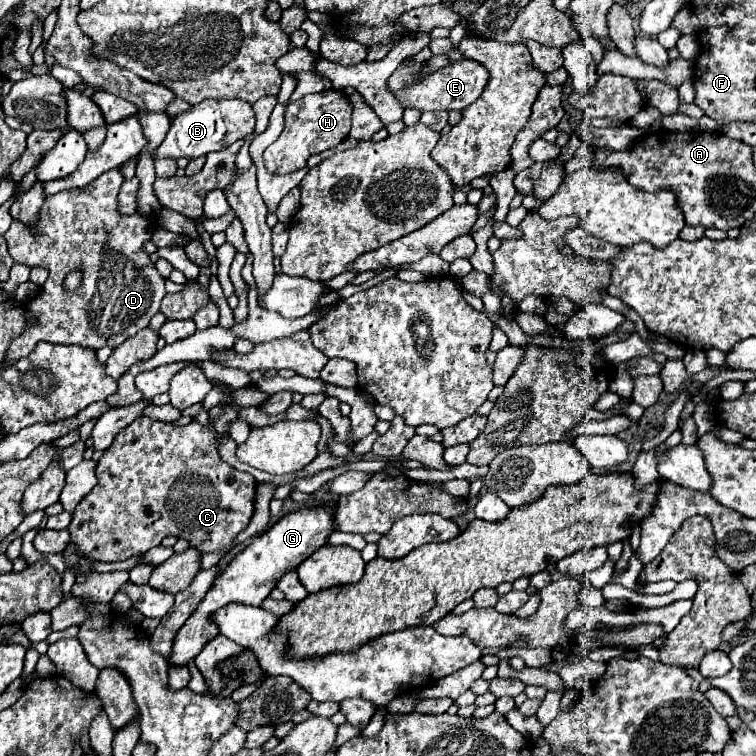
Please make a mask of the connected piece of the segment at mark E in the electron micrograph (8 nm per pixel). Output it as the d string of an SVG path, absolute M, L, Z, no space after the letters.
M405 58L401 62L401 66L389 76L387 86L395 94L397 102L403 108L415 108L421 112L427 112L427 110L463 110L481 96L483 88L487 86L487 80L489 80L487 68L475 60L469 60L469 58L451 62L445 68L433 70L425 76L421 76L421 72L423 72L423 62L415 62L413 58Z

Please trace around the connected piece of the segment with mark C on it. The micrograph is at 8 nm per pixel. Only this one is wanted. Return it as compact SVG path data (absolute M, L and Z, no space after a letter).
M227 408L221 418L211 420L213 428L205 428L195 420L179 428L141 416L121 430L97 462L97 486L79 502L69 524L71 542L79 546L79 552L93 556L97 562L117 562L145 554L153 546L159 546L165 536L185 538L203 554L231 550L239 532L247 528L255 512L257 488L257 480L251 474L231 468L217 452L215 432L227 432L229 422L237 418L237 410L239 408Z

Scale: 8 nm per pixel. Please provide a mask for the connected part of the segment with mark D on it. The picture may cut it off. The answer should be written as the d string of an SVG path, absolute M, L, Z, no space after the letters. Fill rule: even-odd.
M119 170L101 174L85 188L65 190L45 198L37 228L13 220L5 232L9 254L15 262L27 266L43 266L49 270L49 280L41 292L25 304L27 316L37 320L25 334L13 340L5 362L17 362L33 352L35 344L45 340L53 344L77 344L99 350L103 346L117 348L127 338L149 326L149 320L159 312L165 284L155 270L149 254L141 250L143 242L151 240L157 224L145 224L139 214L125 218L117 212L117 194L125 182ZM73 268L83 268L83 284L77 292L61 290L63 278Z

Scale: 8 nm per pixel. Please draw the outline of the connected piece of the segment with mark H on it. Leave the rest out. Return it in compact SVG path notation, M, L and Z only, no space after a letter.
M327 90L319 94L307 94L287 104L285 128L281 136L263 152L263 164L271 174L289 174L305 166L309 156L329 150L343 142L351 130L351 104L345 92Z

